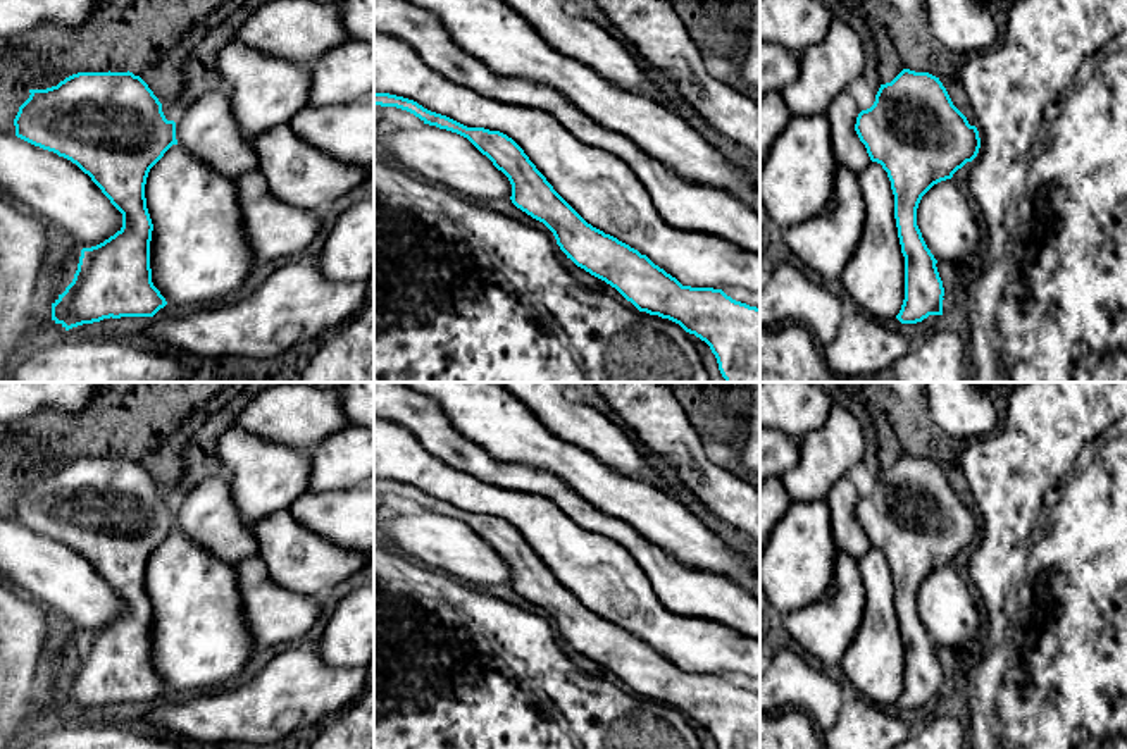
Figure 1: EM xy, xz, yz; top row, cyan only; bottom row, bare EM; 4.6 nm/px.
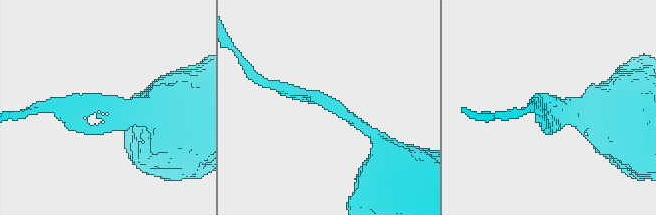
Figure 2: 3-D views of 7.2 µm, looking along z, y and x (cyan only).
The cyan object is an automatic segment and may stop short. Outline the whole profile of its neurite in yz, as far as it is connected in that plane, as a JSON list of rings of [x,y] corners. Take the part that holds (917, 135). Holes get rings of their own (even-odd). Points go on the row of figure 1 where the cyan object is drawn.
[[[910,69],[881,84],[874,105],[858,114],[855,131],[870,160],[887,172],[894,195],[905,257],[905,300],[896,319],[917,324],[943,315],[944,288],[917,226],[917,208],[934,184],[977,157],[979,131],[953,105],[939,77]]]

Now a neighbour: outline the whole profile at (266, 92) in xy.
[[[231,41],[219,52],[214,71],[231,100],[234,119],[250,138],[290,124],[310,107],[312,79],[305,62],[286,60]]]

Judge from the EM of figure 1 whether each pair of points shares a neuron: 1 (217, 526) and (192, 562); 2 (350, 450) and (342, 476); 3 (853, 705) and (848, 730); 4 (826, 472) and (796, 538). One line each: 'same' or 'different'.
1: different
2: same
3: same
4: different

